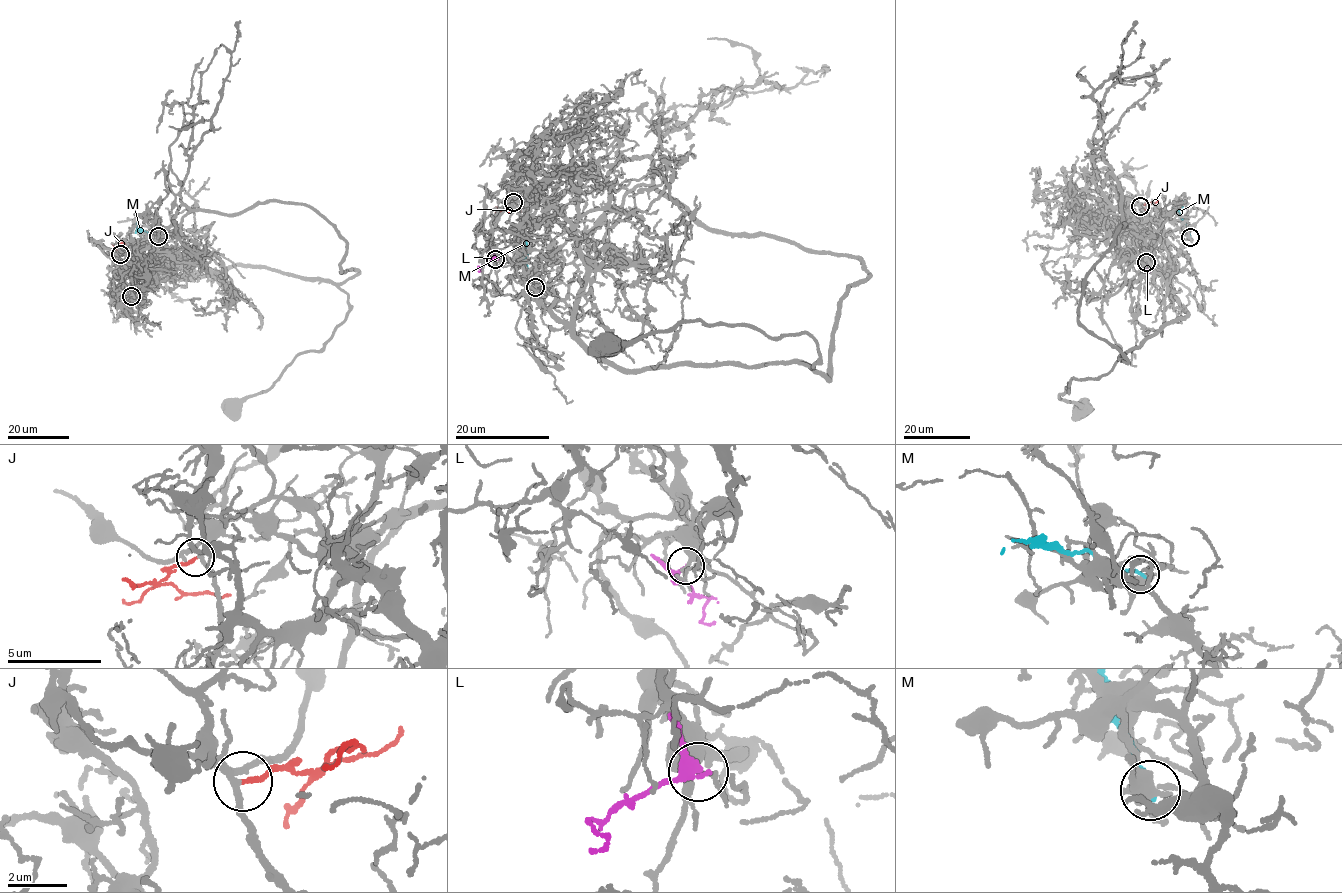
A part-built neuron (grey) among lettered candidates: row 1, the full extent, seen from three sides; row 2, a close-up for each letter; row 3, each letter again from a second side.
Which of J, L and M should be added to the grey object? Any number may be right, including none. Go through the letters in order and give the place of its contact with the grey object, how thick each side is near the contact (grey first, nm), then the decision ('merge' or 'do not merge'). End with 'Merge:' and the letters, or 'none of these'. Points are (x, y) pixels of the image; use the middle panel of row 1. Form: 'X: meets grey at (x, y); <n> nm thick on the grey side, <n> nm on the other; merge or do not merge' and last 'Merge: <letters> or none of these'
J: meets grey at (513, 202); 200 nm thick on the grey side, 180 nm on the other; merge
L: meets grey at (495, 259); 260 nm thick on the grey side, 220 nm on the other; do not merge
M: meets grey at (535, 287); 400 nm thick on the grey side, 190 nm on the other; do not merge
Merge: J

